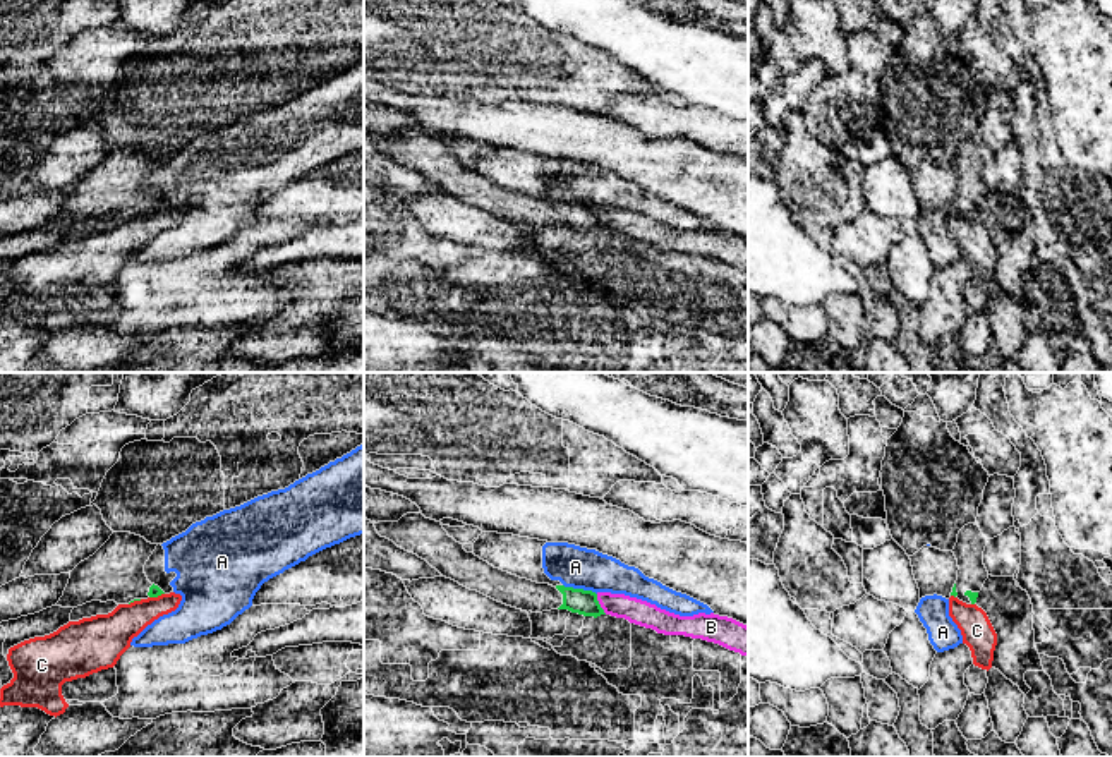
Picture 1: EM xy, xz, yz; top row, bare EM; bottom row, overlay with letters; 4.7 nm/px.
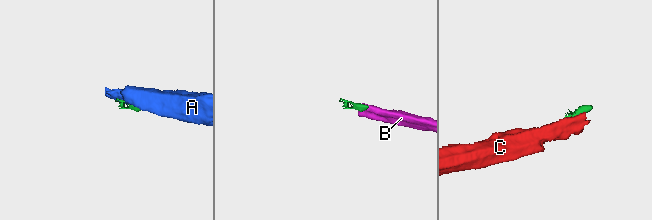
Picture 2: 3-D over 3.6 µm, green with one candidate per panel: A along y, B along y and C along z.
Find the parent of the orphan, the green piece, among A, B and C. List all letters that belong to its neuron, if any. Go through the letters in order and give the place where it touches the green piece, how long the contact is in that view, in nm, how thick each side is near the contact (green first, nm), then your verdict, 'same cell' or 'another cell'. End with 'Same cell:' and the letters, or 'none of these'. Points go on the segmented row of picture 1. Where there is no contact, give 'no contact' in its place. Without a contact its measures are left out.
A: xz (580, 589) | 170 nm | 120/190 nm | another cell
B: xz (599, 605) | 110 nm | 120/120 nm | another cell
C: xy (157, 596) | 80 nm | 60/180 nm | another cell
Same cell: none of these

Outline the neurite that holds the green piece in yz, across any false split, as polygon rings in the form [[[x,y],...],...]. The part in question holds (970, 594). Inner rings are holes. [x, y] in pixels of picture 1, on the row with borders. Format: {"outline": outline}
{"outline": [[[968,524],[959,530],[958,542],[952,549],[959,570],[951,596],[966,604],[976,603],[978,592],[988,578],[988,572],[983,565],[985,546],[987,537],[978,525]]]}

